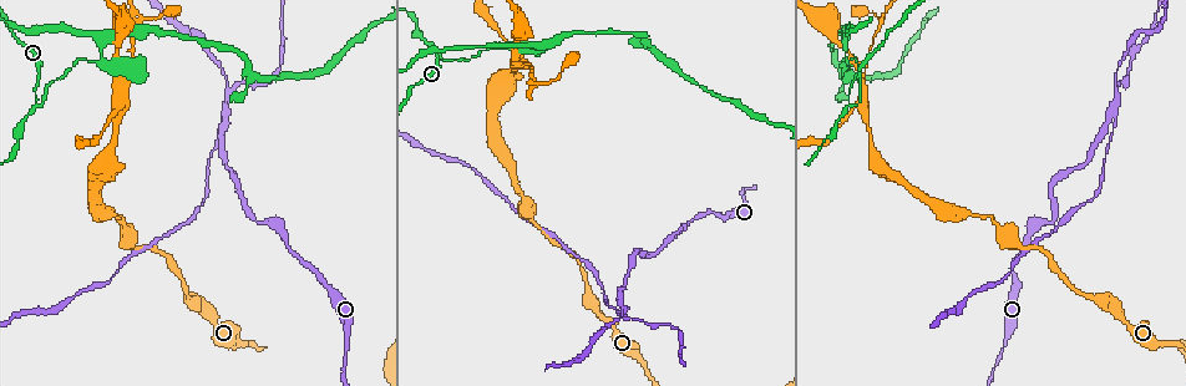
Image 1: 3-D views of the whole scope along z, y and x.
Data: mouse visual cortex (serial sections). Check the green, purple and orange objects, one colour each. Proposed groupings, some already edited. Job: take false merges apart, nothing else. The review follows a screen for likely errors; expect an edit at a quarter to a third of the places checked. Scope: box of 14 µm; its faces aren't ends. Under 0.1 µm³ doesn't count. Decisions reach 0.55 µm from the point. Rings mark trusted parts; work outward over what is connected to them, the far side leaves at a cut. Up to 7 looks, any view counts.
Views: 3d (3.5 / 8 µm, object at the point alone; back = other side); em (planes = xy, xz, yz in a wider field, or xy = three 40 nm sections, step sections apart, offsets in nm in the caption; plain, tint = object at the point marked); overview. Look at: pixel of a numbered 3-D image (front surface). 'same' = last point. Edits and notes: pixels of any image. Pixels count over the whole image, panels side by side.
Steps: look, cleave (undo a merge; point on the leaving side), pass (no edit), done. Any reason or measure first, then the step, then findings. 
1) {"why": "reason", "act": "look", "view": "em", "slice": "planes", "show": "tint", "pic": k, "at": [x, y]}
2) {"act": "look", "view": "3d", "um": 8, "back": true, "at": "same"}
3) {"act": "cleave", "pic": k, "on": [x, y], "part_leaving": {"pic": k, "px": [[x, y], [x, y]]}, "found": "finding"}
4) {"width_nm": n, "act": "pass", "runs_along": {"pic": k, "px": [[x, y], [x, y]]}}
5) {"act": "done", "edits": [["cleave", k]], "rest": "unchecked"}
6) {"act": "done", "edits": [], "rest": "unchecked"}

{"why": "abrupt turn", "act": "look", "view": "3d", "um": 3.5, "pic": 1, "at": [37, 104]}

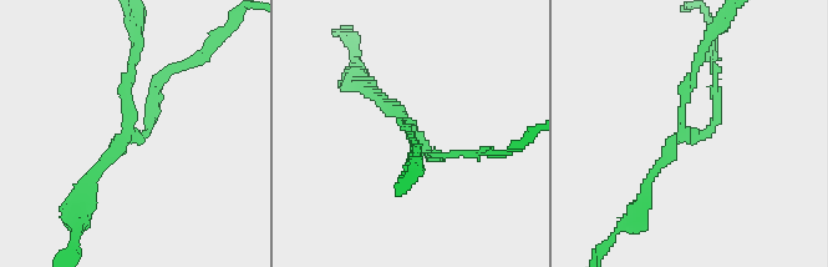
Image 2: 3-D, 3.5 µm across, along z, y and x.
{"arms": 3, "arm_widths_nm": [150, 150, 150], "why": "shape alone is not enough", "act": "look", "view": "em", "slice": "xy", "step": 2, "show": "tint", "pic": 2, "at": [125, 127]}

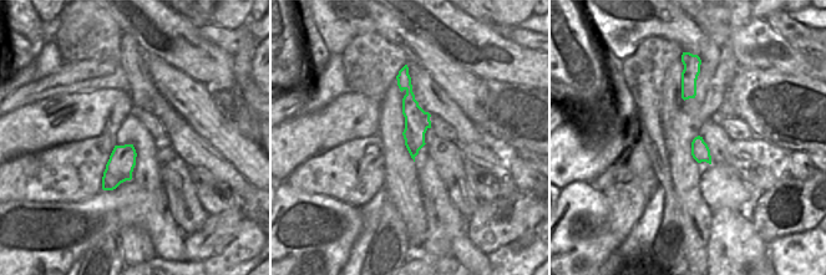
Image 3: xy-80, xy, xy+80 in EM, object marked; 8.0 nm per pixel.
{"act": "pass", "runs_along": {"pic": 3, "px": [[401, 74], [414, 113], [414, 152]]}, "found": "one cell here"}

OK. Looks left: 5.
{"why": "a narrow waist", "act": "look", "view": "3d", "um": 3.5, "pic": 1, "at": [862, 89]}

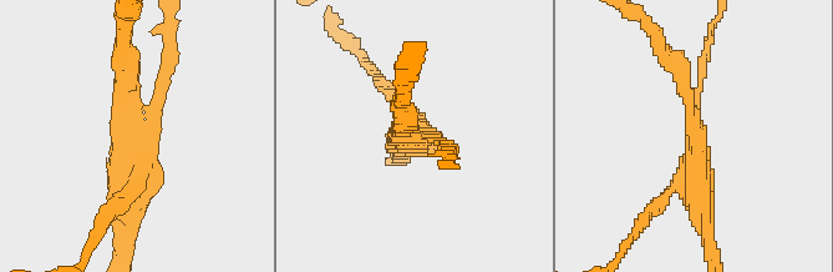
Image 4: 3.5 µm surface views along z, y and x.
{"arms": 3, "arm_widths_nm": [100, 200, 350], "why": "shape alone is not enough", "act": "look", "view": "em", "slice": "xy", "step": 5, "show": "tint", "pic": 4, "at": [145, 139]}

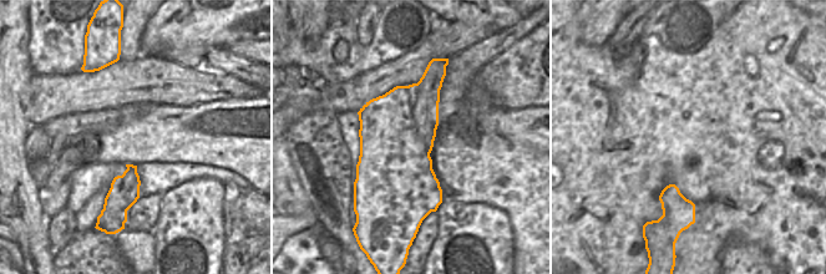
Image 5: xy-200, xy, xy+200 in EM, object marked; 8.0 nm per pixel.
{"act": "pass", "runs_along": {"pic": 4, "px": [[706, 222], [700, 130], [677, 69]]}, "found": "continuous, no second cell"}

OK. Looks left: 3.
{"act": "look", "view": "3d", "um": 3.5, "pic": 1, "at": [531, 80]}

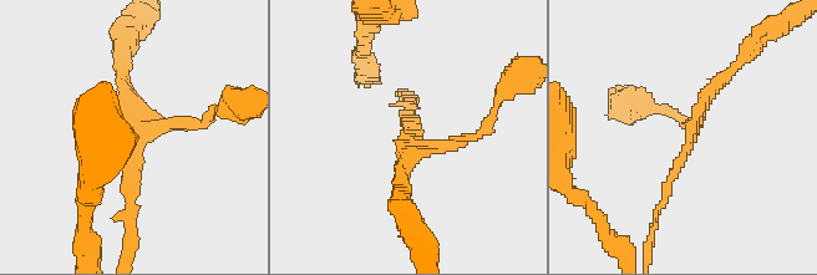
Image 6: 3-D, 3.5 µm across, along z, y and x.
{"why": "shape alone is not enough", "act": "look", "view": "em", "slice": "xy", "step": 2, "show": "tint", "pic": 6, "at": [692, 134]}

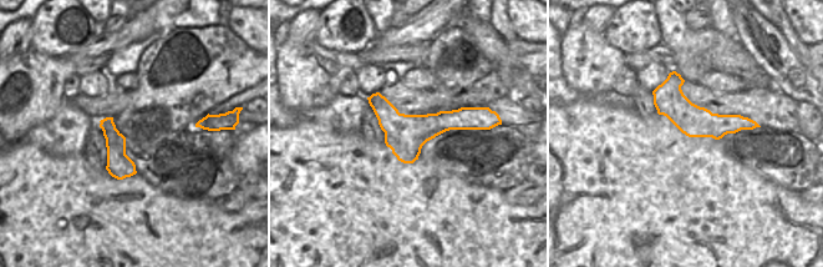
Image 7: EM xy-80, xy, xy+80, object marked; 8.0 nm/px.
{"act": "pass", "found": "one cell here"}

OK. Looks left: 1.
{"act": "done", "edits": [], "rest": "unchecked"}

